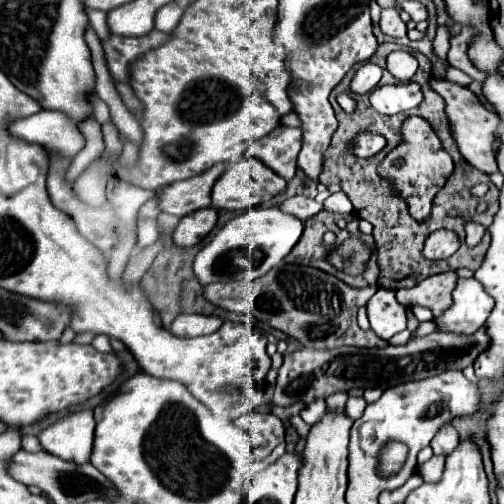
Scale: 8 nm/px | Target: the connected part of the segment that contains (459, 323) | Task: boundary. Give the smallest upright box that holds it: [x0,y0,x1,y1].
[433,278,493,335]

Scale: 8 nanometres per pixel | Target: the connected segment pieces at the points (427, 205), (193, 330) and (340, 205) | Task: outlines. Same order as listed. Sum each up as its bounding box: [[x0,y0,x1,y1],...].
[[377,116,453,222],[171,314,225,336],[323,192,353,216]]

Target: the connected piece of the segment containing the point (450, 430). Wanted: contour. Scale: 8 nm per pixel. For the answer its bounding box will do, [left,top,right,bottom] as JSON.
[431,422,459,456]

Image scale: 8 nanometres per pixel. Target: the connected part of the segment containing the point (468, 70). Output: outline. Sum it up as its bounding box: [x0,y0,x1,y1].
[447,30,483,82]

